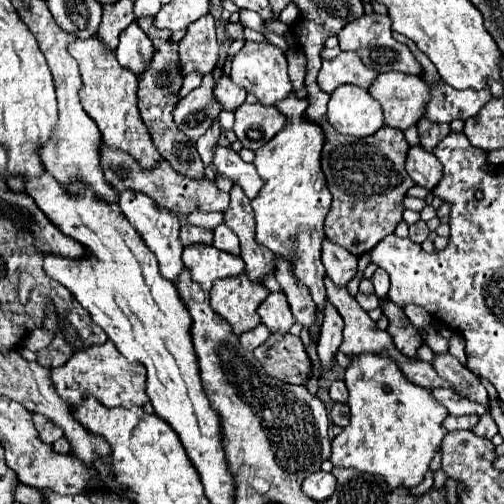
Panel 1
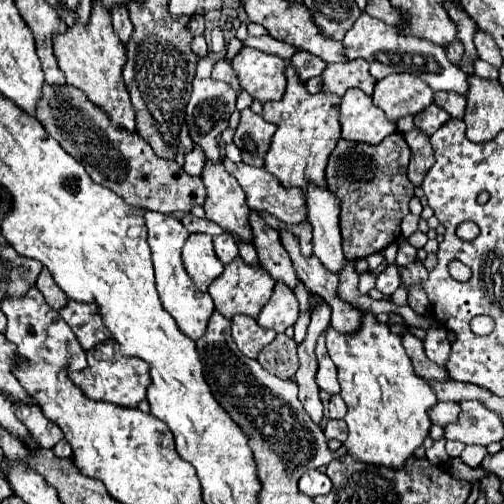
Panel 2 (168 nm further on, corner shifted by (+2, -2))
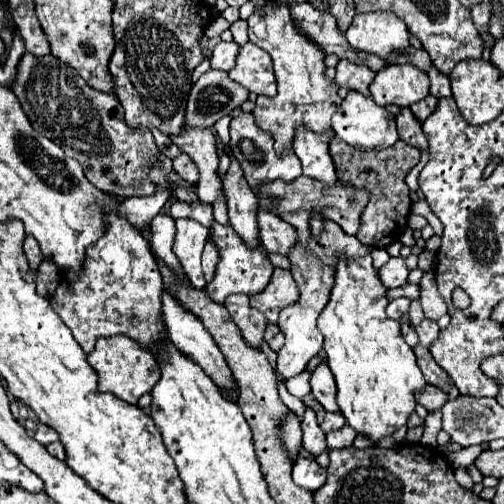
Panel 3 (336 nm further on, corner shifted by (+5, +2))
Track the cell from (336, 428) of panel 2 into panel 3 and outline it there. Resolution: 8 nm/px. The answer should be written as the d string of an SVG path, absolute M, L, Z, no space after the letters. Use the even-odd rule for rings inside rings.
M344 425L344 427L338 429L338 431L330 431L330 435L326 435L328 449L342 449L342 447L348 447L348 445L352 445L354 437L356 437L356 431L354 431L350 425Z

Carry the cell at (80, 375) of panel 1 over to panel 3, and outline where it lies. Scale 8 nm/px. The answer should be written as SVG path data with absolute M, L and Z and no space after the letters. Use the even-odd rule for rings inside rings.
M126 335L98 339L94 351L88 355L88 363L98 373L98 389L114 393L116 397L120 397L132 405L136 405L138 399L144 393L148 393L160 379L160 371L158 371L158 365L156 365L156 359L152 357L152 353L148 353L142 345L138 345L134 339L130 339Z

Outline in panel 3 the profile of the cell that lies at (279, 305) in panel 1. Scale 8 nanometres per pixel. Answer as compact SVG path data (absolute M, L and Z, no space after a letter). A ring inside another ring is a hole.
M278 267L274 269L270 285L260 295L250 297L250 305L262 311L272 325L278 323L280 311L288 305L294 305L296 301L298 301L298 289L296 289L296 281L292 273Z

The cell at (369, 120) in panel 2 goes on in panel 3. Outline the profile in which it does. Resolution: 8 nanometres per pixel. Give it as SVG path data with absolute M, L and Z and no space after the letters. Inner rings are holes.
M350 91L338 111L332 117L332 131L336 137L346 141L356 149L386 149L398 141L396 119L384 107L376 105L372 97L364 97L362 93Z

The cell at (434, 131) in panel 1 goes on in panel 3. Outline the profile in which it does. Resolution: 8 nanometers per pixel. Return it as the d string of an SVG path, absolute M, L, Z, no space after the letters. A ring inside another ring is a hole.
M428 95L428 97L422 99L420 103L414 103L410 109L412 109L412 113L416 115L416 119L418 119L420 123L424 123L424 121L436 111L436 107L438 107L438 99L432 97L432 95Z

